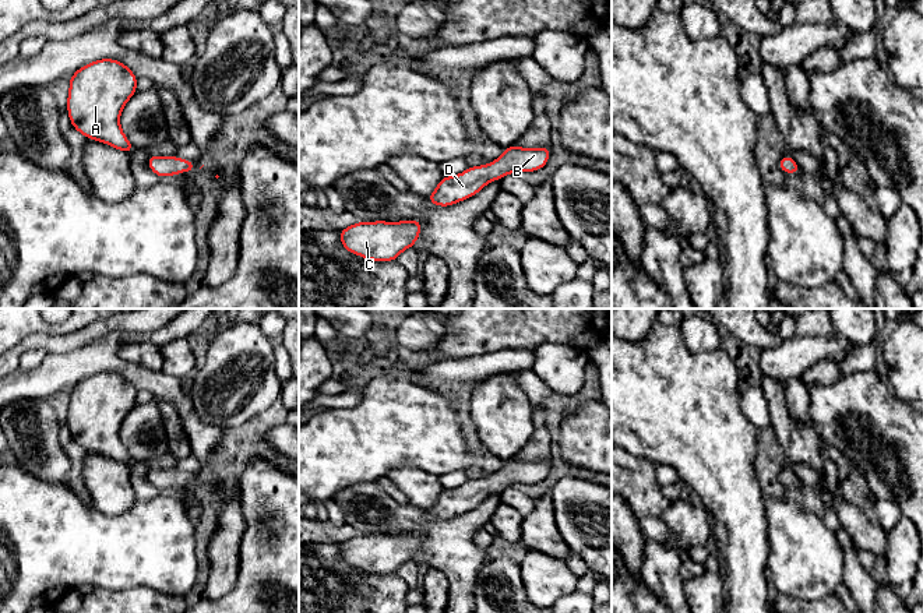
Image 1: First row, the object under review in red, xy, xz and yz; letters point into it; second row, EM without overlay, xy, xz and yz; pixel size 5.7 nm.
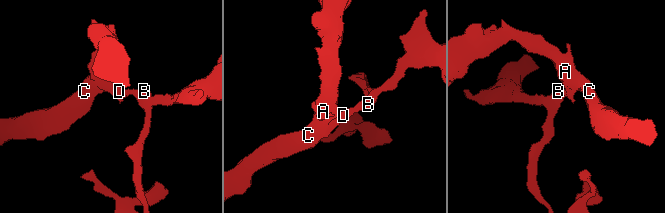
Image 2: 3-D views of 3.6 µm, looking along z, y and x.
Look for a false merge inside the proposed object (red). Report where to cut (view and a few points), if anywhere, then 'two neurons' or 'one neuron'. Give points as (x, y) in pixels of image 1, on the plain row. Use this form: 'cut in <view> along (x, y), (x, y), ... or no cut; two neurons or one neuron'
no cut; one neuron

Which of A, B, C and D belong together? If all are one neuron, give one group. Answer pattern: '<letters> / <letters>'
A B C D

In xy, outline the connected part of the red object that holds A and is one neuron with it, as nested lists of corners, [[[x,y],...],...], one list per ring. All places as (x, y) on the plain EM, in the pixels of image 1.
[[[101,371],[80,380],[68,397],[71,438],[85,451],[130,468],[135,459],[120,440],[120,426],[137,405],[137,388],[121,374]]]

